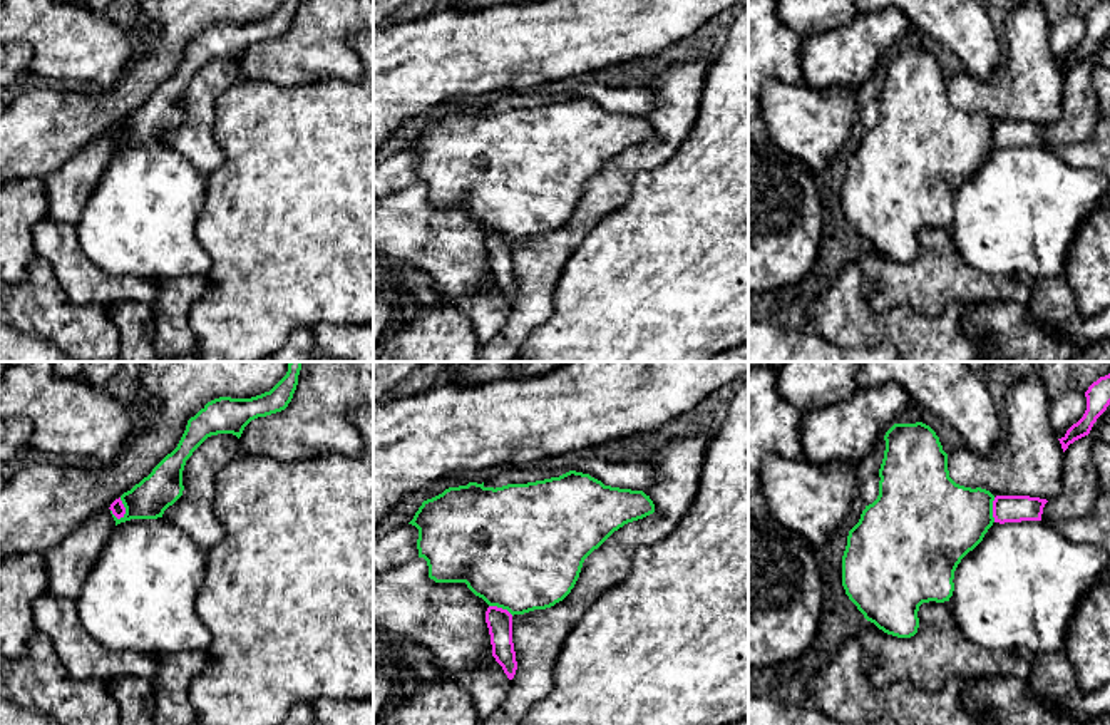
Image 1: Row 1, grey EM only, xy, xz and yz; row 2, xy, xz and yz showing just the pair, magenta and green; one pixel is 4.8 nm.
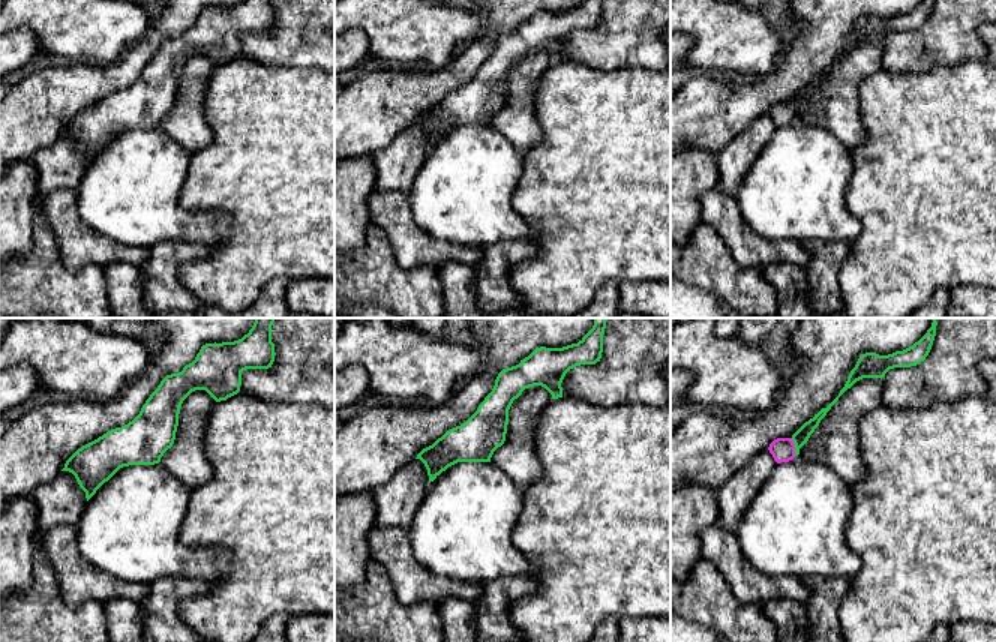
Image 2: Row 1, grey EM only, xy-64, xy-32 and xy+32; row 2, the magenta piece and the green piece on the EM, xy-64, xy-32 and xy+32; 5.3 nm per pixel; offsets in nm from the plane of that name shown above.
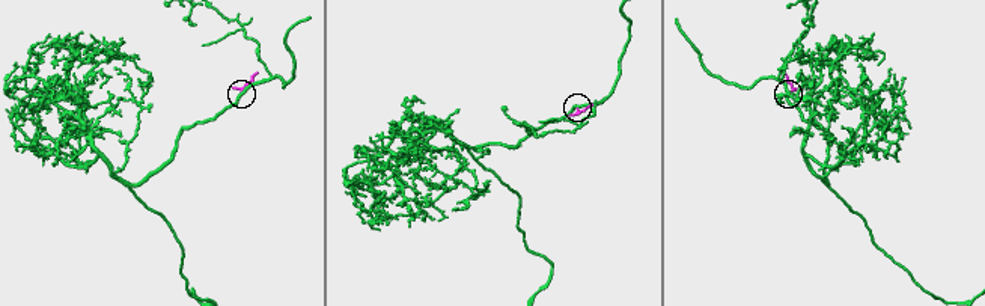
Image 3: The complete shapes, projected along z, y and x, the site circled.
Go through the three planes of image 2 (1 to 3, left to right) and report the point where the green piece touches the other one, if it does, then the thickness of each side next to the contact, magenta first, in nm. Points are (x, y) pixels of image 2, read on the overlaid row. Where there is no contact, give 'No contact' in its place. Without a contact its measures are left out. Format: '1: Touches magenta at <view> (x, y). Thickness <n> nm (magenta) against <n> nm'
1: No contact
2: No contact
3: Touches magenta at xy+32 (794, 447). Thickness 130 nm (magenta) against 80 nm

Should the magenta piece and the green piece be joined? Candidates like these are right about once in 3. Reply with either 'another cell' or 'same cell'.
another cell

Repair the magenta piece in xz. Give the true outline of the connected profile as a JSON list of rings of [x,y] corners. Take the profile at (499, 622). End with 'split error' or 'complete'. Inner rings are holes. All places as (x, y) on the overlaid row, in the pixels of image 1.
[[[489,606],[486,623],[491,635],[492,656],[502,666],[507,678],[512,680],[517,670],[512,643],[512,614],[507,609]]]; complete

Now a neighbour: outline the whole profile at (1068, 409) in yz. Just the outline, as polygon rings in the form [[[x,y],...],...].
[[[1066,392],[1050,404],[1050,420],[1058,435],[1065,437],[1066,430],[1077,424],[1087,410],[1087,397],[1082,392]]]

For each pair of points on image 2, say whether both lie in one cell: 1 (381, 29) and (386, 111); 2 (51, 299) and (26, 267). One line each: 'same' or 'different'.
1: different
2: same

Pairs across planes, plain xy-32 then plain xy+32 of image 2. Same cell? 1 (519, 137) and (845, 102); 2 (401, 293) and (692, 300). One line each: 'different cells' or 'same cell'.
1: same cell
2: different cells

